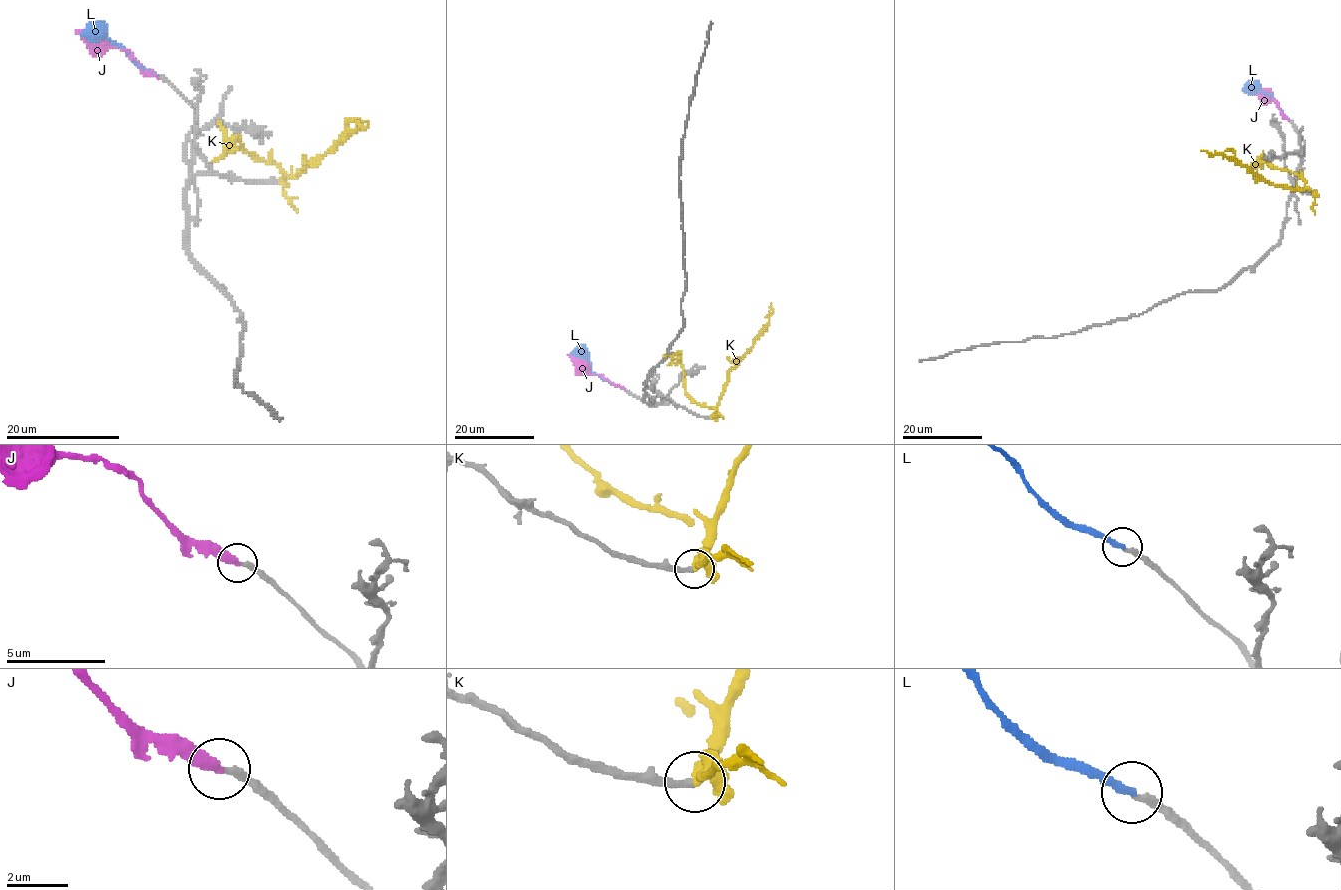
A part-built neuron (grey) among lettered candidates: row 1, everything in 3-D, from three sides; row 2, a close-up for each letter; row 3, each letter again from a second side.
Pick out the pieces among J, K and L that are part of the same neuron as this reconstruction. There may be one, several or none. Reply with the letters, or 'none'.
L

